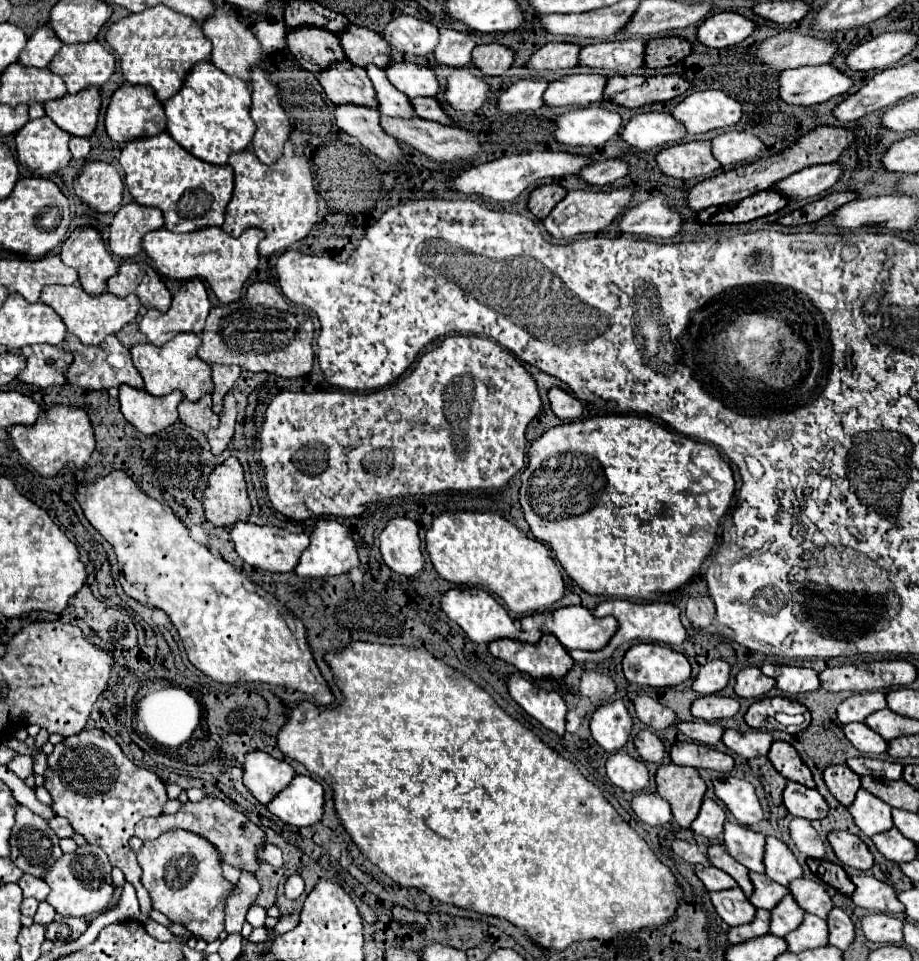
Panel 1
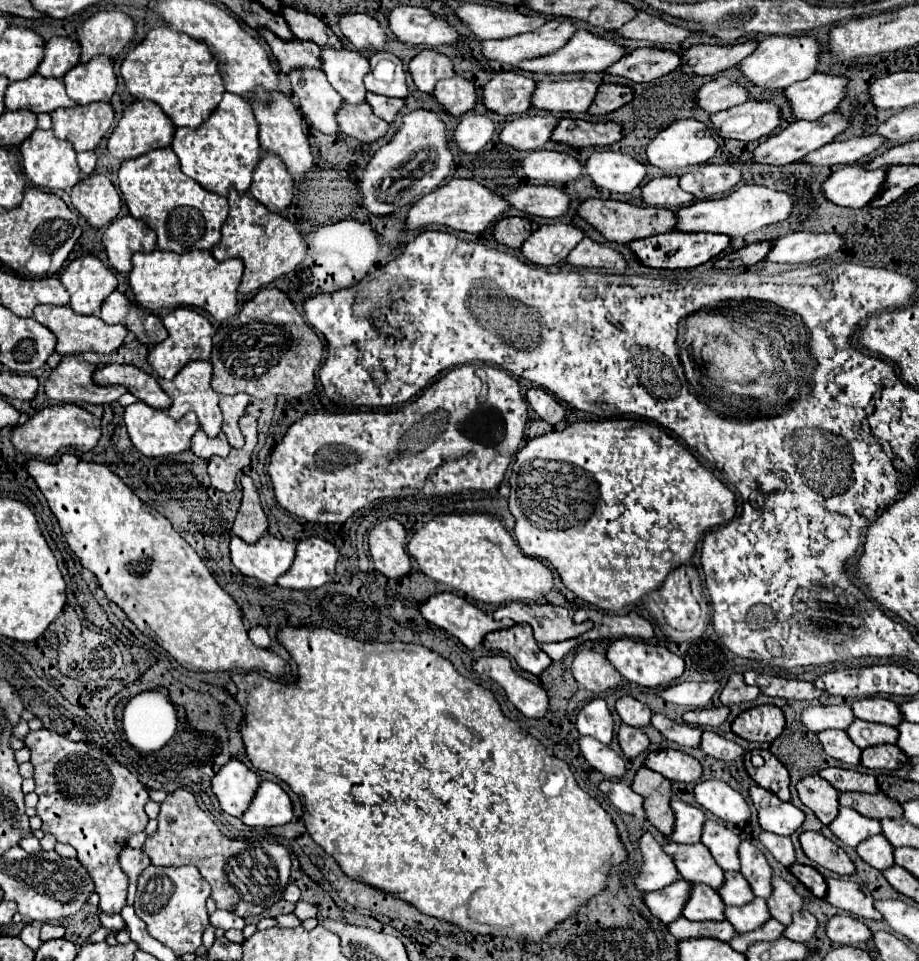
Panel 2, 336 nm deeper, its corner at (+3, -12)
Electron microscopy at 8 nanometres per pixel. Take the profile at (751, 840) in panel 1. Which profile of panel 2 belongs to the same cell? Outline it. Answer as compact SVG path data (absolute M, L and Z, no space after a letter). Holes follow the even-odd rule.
M706 820L700 842L710 850L710 854L714 856L714 860L722 870L734 870L734 872L740 870L740 864L738 864L740 836L738 834L734 834L732 830L728 830L726 826L714 820Z

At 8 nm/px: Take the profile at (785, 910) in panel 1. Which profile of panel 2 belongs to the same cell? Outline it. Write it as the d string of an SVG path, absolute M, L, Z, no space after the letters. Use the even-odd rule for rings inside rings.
M754 898L752 902L748 902L744 906L726 906L724 918L734 926L736 932L742 934L742 932L760 928L770 918L770 912L766 908L764 898Z

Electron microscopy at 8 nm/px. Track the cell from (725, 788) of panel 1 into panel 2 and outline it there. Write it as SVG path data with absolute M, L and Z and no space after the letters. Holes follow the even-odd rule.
M704 780L694 786L696 802L730 824L740 824L750 818L750 806L746 800L732 790L726 782L720 780Z

